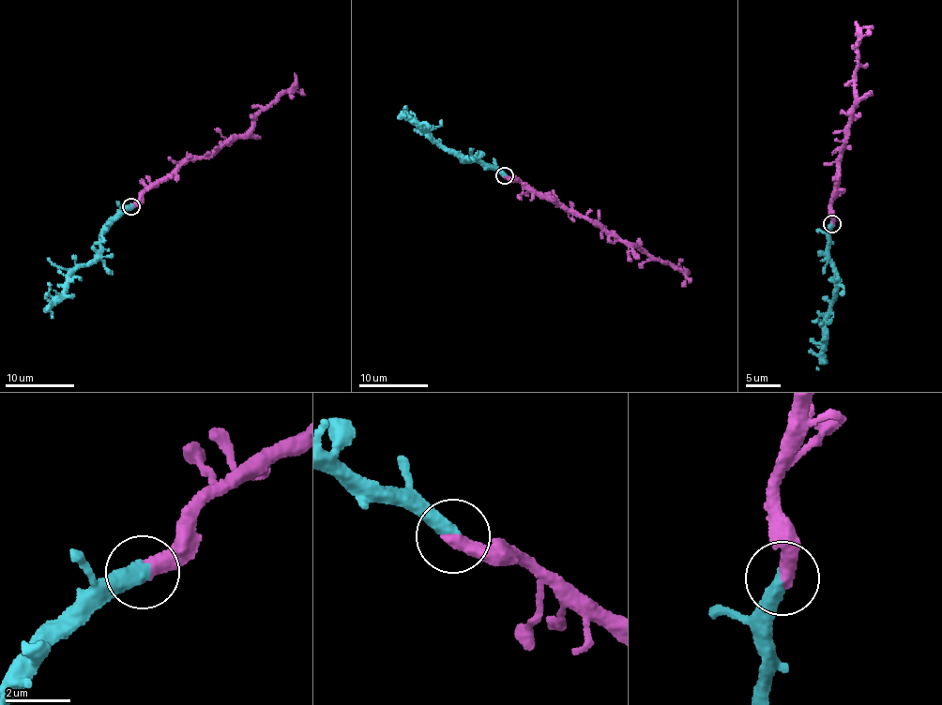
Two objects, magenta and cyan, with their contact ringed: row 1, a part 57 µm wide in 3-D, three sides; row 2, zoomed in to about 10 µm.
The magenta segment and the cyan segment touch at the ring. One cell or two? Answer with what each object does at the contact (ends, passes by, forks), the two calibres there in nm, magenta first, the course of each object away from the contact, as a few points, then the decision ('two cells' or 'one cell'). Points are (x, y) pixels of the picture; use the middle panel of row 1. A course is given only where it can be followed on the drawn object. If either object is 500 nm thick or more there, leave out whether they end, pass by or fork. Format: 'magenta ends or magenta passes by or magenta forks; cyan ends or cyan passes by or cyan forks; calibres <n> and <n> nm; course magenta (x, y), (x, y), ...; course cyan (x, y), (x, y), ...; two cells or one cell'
magenta ends; cyan ends; calibres 480 and 480 nm; course magenta (504, 175), (526, 183), (569, 212), (588, 217), (627, 243), (674, 264), (687, 275), (682, 287); course cyan (504, 175), (485, 162), (448, 153), (402, 111), (405, 107); one cell

